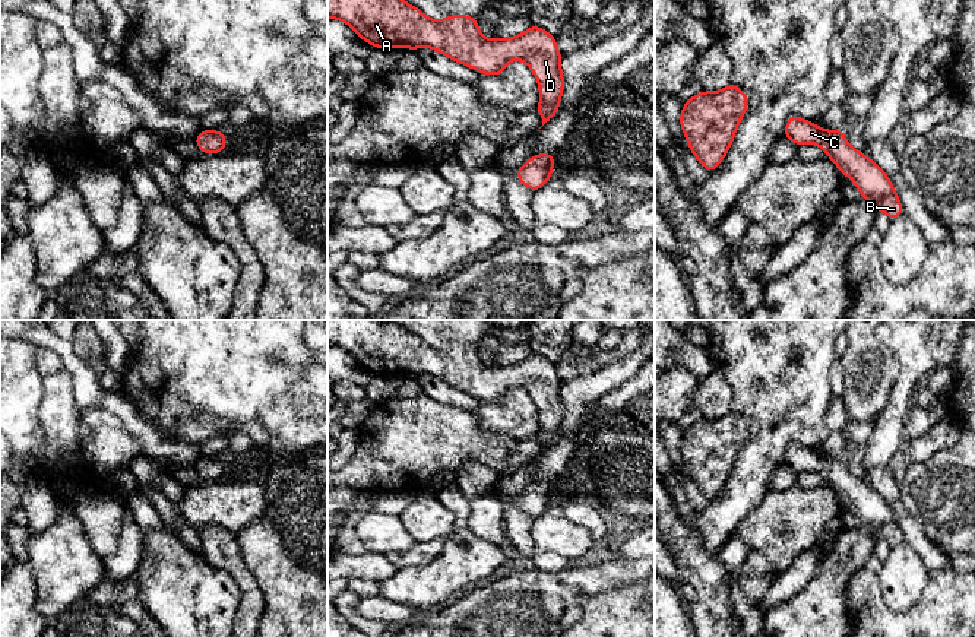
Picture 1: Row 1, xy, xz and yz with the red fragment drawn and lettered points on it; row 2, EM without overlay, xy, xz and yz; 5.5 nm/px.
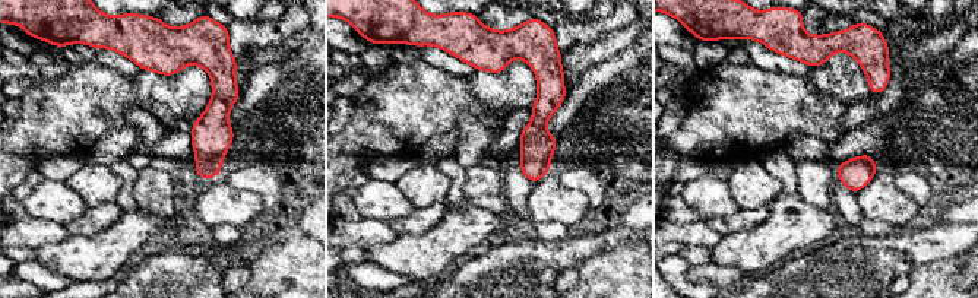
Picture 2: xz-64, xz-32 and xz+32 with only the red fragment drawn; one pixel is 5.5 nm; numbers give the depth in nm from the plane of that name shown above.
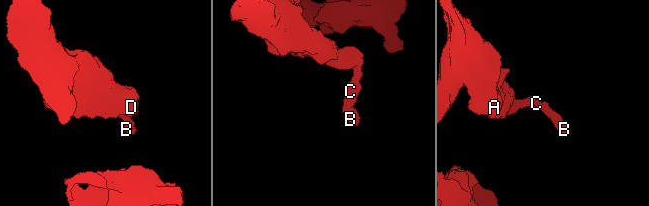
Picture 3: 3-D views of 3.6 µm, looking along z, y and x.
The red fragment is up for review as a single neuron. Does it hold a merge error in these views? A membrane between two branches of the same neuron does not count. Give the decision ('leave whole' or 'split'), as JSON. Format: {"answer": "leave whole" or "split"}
{"answer": "leave whole"}

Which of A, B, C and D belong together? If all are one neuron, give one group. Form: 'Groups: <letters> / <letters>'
Groups: A B C D

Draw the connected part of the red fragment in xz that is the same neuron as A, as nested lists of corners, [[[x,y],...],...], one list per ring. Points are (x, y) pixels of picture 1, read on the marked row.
[[[327,0],[327,19],[339,19],[355,34],[376,48],[433,48],[440,54],[481,75],[503,75],[512,60],[523,61],[538,80],[541,101],[535,108],[542,126],[557,115],[561,102],[564,77],[561,73],[561,53],[555,37],[539,26],[531,25],[523,34],[512,38],[484,38],[475,18],[452,15],[441,20],[425,16],[418,7],[403,0]]]

